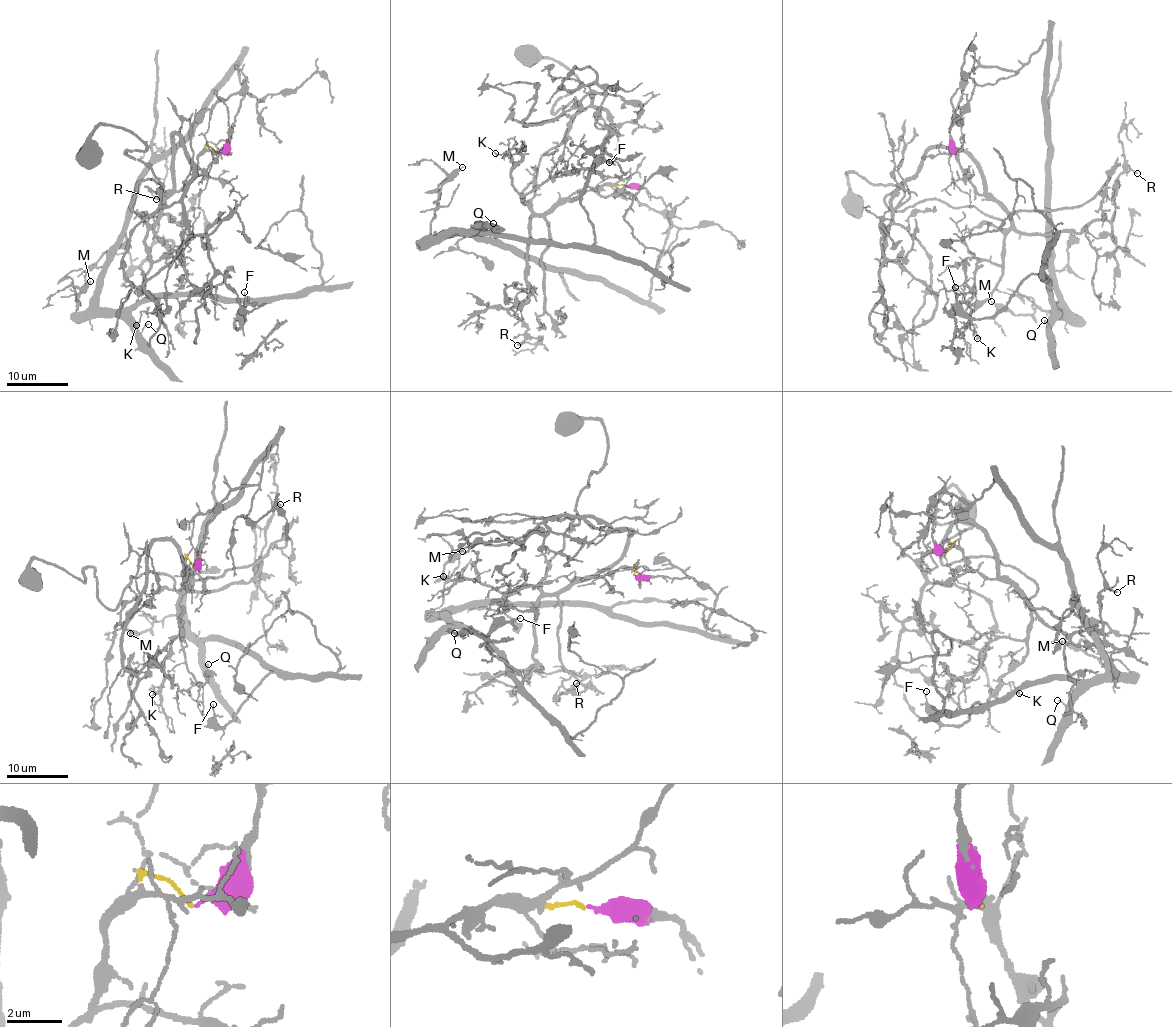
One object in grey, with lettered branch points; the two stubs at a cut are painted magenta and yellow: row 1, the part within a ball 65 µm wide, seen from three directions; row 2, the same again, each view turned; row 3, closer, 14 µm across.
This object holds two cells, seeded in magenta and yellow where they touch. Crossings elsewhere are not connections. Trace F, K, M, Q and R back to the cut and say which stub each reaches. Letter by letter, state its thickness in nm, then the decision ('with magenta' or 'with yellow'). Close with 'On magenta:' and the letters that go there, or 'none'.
F: 100 nm | with magenta
K: 150 nm | with yellow
M: 150 nm | with magenta
Q: 100 nm | with magenta
R: 130 nm | with yellow
On magenta: F, M, Q

